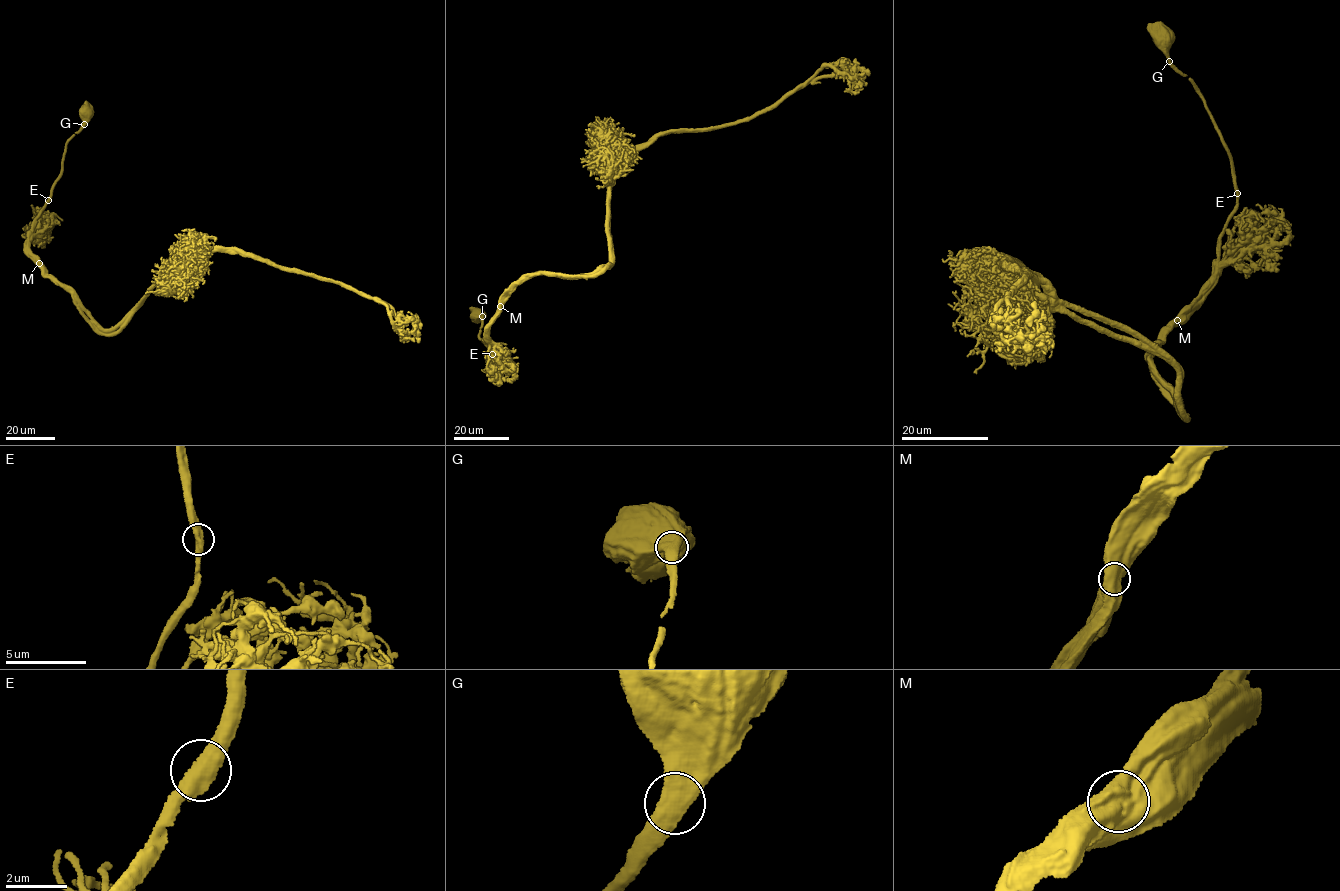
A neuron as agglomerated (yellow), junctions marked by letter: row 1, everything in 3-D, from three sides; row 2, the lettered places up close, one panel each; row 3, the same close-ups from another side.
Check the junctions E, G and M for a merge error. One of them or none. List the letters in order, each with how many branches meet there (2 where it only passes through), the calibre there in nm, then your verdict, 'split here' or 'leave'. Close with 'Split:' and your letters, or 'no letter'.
E: 2 branches meet; 500 nm thick; leave
G: 2 branches meet; 550 nm thick; leave
M: 1 branches meet; 1250 nm thick; split here
Split: M

